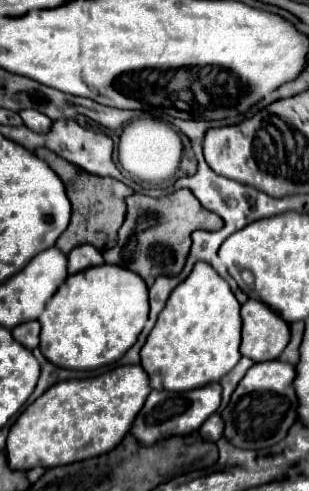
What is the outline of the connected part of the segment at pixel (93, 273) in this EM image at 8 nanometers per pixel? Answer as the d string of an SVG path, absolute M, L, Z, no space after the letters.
M96 265L80 273L68 275L44 313L38 317L42 325L40 351L58 367L90 371L116 363L138 339L148 319L148 287L136 273L118 265Z

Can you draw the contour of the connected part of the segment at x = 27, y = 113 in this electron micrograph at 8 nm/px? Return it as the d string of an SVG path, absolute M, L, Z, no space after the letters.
M22 109L20 117L24 119L26 127L30 127L36 133L46 133L52 127L52 119L46 117L44 113L36 111L36 109Z

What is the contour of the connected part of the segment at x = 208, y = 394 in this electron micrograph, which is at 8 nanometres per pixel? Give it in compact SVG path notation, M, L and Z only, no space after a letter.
M212 383L212 385L204 385L204 389L192 389L192 391L184 391L184 393L172 393L172 391L152 391L140 411L140 415L136 417L130 433L144 445L152 445L160 439L172 437L172 435L188 435L196 429L200 429L200 425L218 411L220 407L220 395L222 395L222 387L220 383Z

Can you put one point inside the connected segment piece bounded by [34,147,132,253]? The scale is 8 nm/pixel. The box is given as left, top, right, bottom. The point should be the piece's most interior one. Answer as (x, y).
(98, 209)

